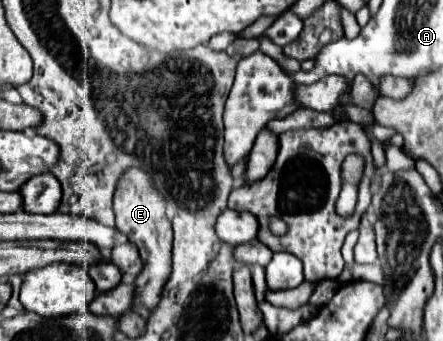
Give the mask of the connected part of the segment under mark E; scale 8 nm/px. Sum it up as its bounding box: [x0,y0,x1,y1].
[114,168,172,316]

